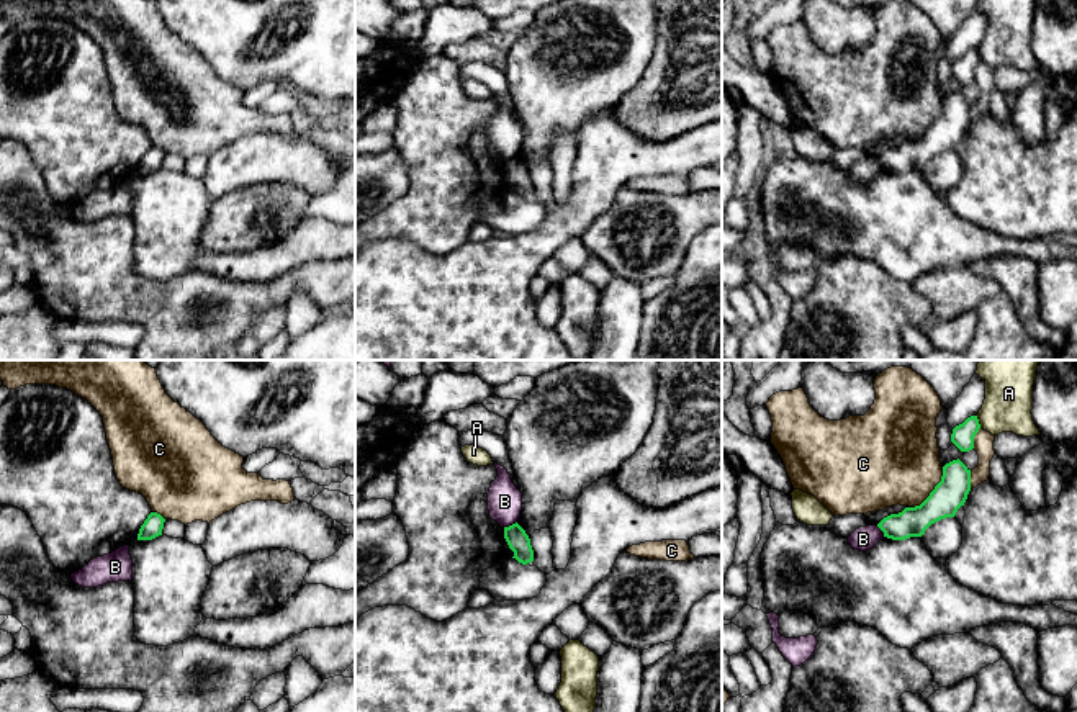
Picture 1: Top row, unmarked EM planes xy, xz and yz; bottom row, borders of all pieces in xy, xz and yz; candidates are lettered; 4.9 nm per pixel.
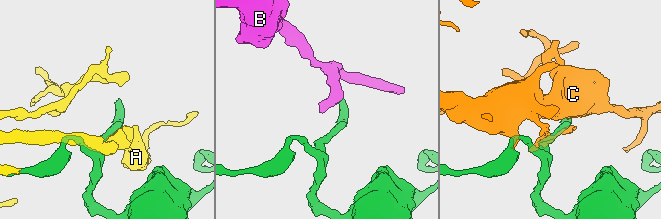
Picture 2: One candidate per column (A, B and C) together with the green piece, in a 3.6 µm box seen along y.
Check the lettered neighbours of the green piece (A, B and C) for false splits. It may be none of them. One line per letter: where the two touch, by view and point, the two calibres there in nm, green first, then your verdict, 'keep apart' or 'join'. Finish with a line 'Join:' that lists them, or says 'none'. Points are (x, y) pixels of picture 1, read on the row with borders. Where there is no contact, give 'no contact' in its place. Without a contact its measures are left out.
A: meets green in yz at (977, 423); 110 nm thick on the green side, 240 nm on the other; keep apart
B: meets green in xz at (509, 526); 110 nm thick on the green side, 180 nm on the other; keep apart
C: meets green in yz at (932, 491); 160 nm thick on the green side, 440 nm on the other; keep apart
Join: none

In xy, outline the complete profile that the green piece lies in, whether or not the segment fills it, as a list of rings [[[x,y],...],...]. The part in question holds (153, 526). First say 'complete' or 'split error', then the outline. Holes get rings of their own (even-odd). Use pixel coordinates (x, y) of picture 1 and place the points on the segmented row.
complete | [[[151,512],[139,529],[137,540],[152,540],[162,535],[164,522],[160,514]]]

